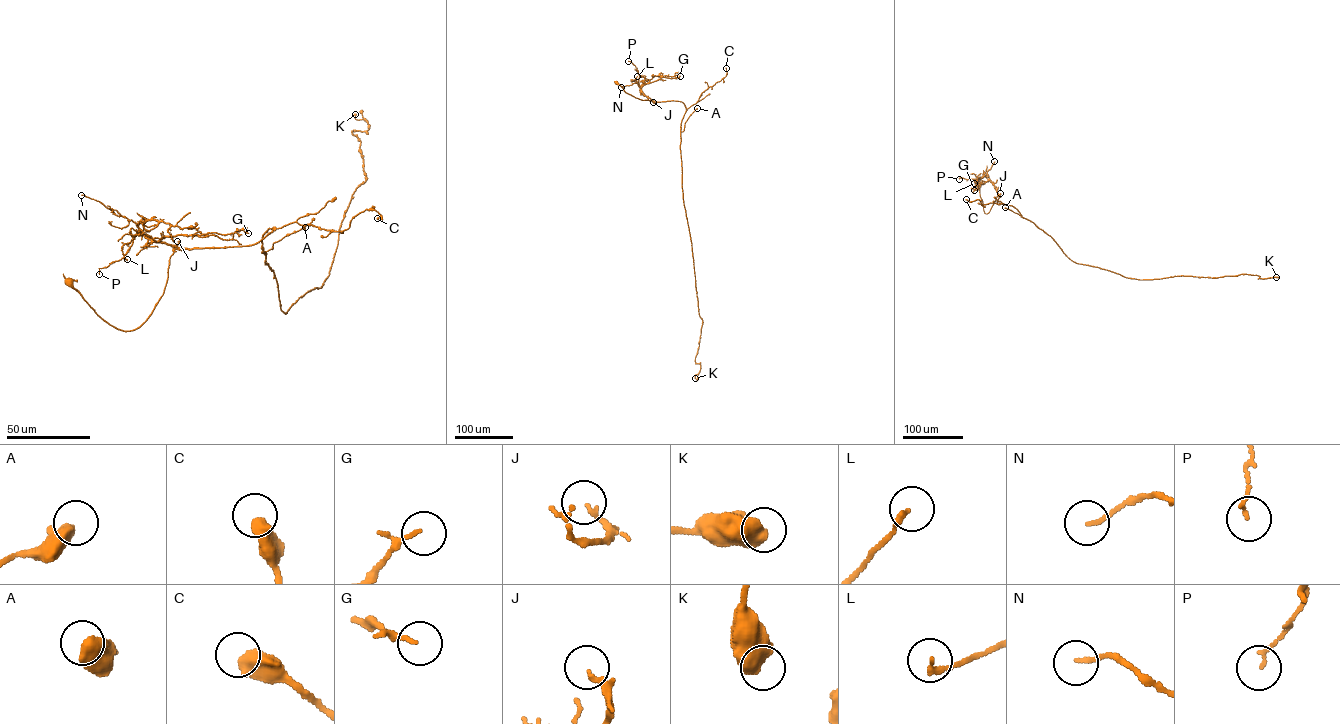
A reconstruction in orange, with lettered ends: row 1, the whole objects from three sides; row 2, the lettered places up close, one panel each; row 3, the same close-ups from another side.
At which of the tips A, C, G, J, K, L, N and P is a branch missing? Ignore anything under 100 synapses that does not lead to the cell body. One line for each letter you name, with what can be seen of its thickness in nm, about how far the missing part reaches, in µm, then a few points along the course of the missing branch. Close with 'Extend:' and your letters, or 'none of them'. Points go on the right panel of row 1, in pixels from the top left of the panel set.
Extend: none of them

